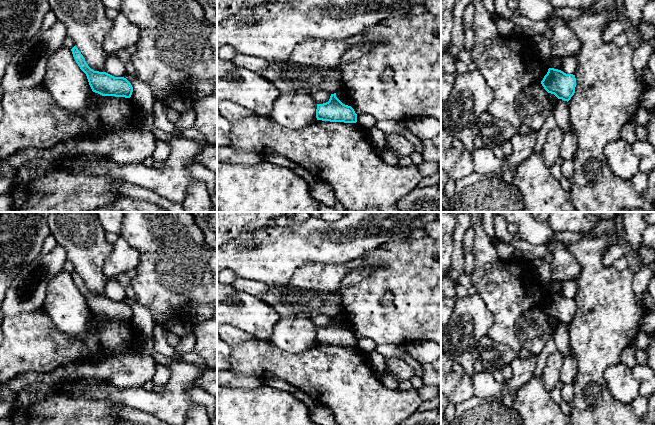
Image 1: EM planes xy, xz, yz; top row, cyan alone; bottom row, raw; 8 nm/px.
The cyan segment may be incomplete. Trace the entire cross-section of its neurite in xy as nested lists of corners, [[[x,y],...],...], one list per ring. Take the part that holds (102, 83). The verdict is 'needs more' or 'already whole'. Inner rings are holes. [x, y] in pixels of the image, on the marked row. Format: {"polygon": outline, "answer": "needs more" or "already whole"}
{"polygon": [[[74,46],[71,51],[76,63],[86,74],[93,92],[102,96],[131,97],[133,87],[126,78],[114,77],[106,72],[94,71],[88,66],[85,58],[76,46]]], "answer": "already whole"}

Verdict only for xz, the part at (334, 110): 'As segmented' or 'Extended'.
As segmented

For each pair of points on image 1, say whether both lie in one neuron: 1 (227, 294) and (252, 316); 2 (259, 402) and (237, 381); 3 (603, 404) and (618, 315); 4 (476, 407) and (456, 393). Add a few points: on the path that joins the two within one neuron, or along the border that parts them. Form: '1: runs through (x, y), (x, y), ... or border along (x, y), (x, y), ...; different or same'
1: runs through (233, 300), (246, 312); same
2: border along (263, 384), (253, 388), (227, 387); different
3: runs through (597, 382), (597, 337); same
4: border along (474, 395), (456, 406); different

